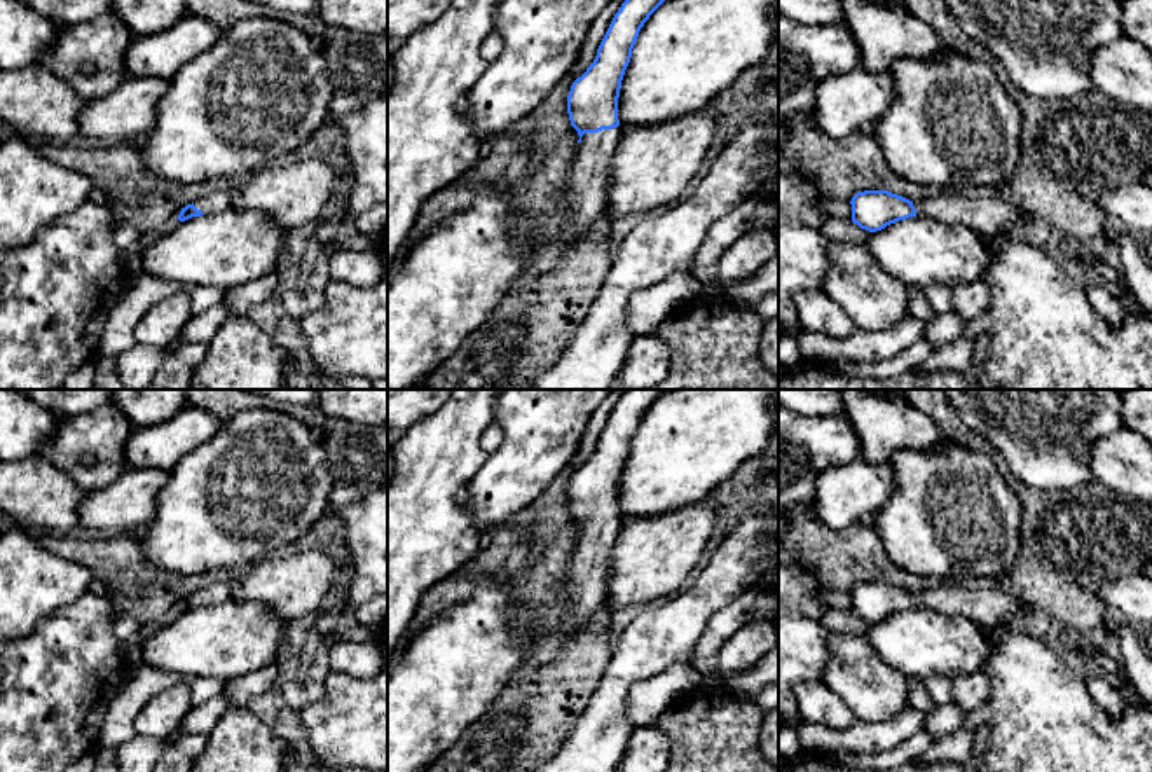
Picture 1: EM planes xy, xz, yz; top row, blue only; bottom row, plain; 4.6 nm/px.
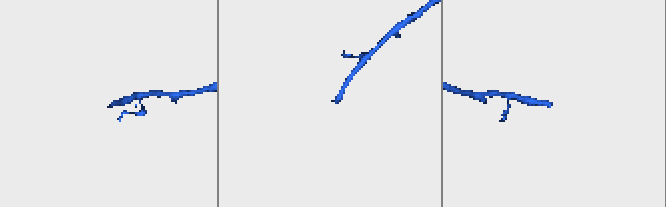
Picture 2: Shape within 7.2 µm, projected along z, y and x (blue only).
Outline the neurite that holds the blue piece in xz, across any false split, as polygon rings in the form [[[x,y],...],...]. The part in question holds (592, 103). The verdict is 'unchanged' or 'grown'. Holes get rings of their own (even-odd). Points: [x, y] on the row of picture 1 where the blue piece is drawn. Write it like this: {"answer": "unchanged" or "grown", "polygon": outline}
{"answer": "grown", "polygon": [[[625,0],[614,14],[593,63],[578,77],[567,96],[571,126],[578,131],[578,152],[559,210],[567,220],[560,245],[576,243],[606,211],[606,183],[621,129],[618,98],[625,70],[641,28],[665,0]]]}

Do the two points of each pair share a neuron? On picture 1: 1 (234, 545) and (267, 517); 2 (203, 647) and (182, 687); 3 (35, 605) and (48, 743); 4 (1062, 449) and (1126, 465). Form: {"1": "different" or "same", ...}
{"1": "same", "2": "different", "3": "different", "4": "different"}

